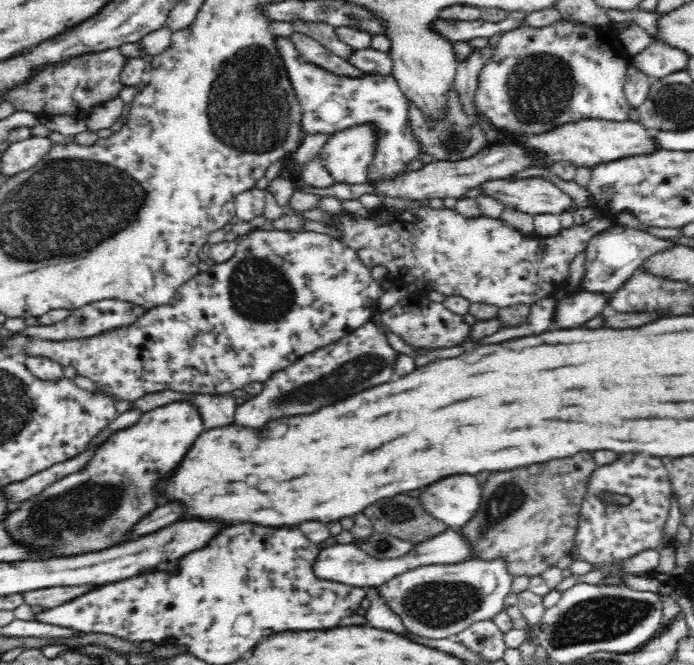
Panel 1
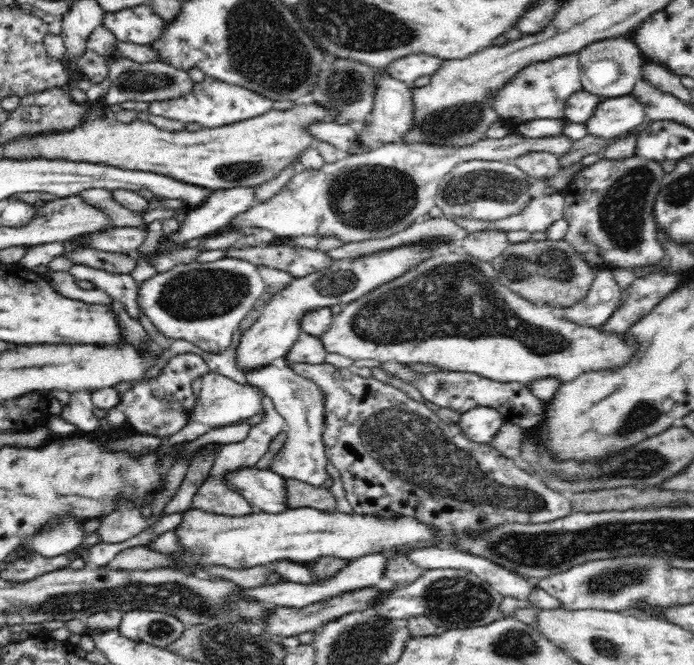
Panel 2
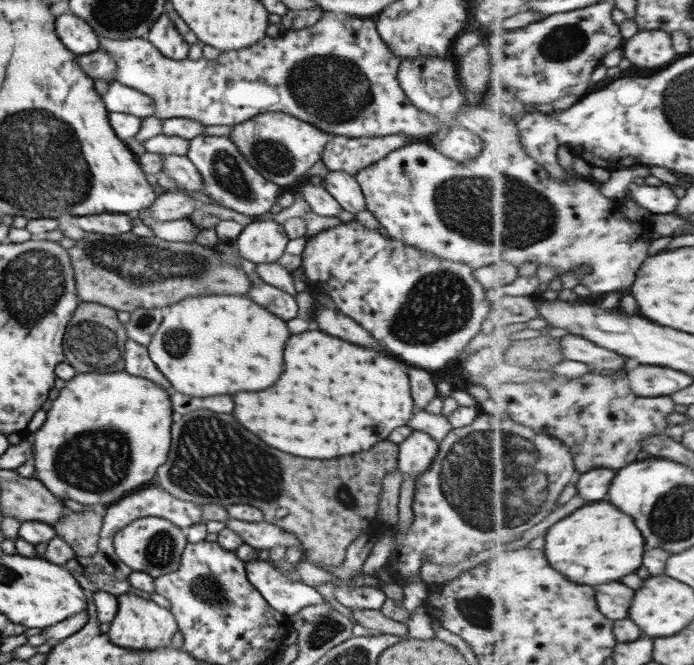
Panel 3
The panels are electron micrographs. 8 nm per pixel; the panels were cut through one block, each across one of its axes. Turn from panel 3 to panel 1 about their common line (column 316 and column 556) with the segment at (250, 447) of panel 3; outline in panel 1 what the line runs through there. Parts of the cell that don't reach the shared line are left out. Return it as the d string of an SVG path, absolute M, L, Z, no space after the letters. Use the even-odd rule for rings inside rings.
M574 454L570 458L544 462L522 470L490 474L486 484L482 484L481 507L464 526L458 528L472 547L472 554L468 559L480 559L485 562L490 562L490 559L504 559L507 572L512 578L541 576L548 568L556 566L560 558L569 555L572 548L581 505L587 494L588 478L594 470L596 462L592 460L592 454Z

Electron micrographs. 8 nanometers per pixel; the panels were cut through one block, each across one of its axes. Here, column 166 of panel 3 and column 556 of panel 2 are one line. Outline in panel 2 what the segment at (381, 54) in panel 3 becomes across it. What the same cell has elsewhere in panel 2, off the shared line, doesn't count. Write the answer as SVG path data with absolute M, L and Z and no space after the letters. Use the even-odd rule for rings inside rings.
M577 54L559 56L527 66L510 81L510 84L493 98L494 110L503 121L514 124L536 119L560 119L564 116L566 101L572 94L582 91L581 66Z

